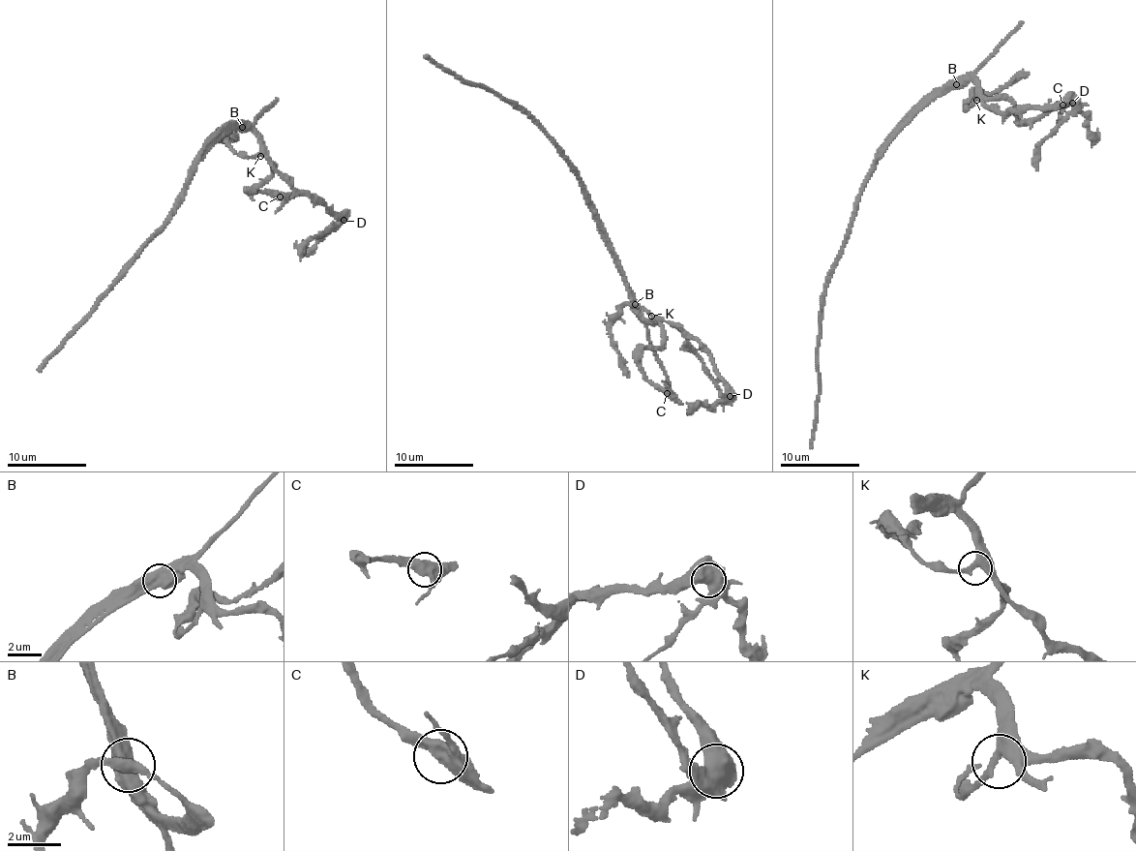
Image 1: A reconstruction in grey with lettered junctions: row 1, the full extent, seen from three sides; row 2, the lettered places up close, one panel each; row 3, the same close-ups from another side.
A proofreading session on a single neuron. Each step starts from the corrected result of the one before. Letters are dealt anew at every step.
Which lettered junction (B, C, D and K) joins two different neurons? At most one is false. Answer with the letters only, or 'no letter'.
B

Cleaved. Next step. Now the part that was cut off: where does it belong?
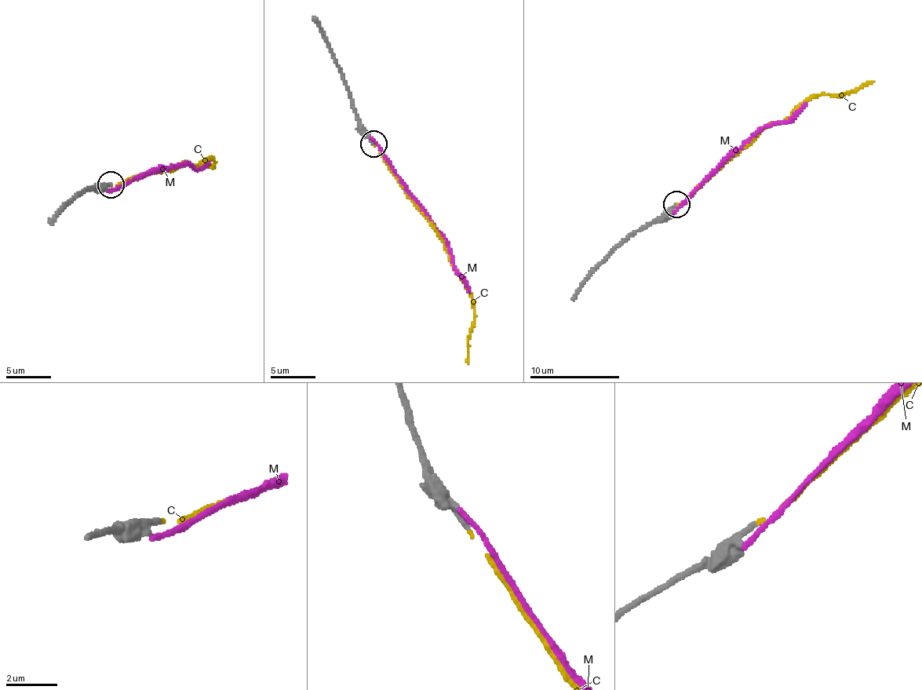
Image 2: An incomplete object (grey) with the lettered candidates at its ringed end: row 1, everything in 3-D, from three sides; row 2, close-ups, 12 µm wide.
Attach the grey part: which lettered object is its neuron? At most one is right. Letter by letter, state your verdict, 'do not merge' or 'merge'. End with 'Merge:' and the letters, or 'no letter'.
C: merge
M: do not merge
Merge: C

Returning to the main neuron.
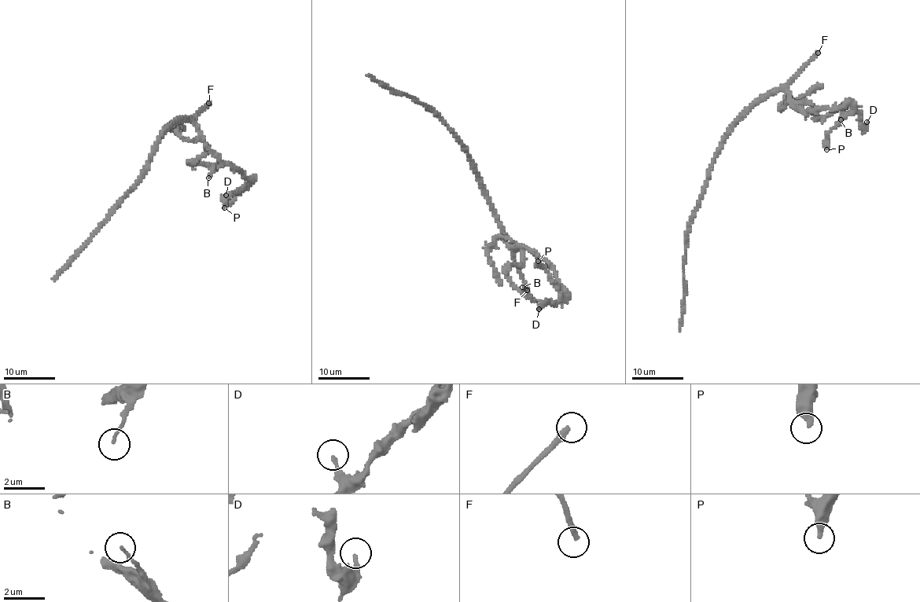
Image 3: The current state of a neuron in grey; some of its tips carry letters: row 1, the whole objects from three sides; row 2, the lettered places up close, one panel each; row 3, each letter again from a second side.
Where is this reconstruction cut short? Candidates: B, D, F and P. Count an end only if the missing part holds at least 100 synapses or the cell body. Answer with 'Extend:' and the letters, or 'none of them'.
Extend: F

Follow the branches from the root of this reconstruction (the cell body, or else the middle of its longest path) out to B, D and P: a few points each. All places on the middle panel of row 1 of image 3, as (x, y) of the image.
B: (481, 182), (507, 243), (523, 251), (523, 263), (513, 265), (509, 269), (513, 285), (528, 292), (522, 287)
D: (481, 182), (507, 243), (514, 247), (520, 244), (544, 260), (564, 289), (564, 297), (542, 304), (539, 309)
P: (481, 182), (507, 243), (514, 247), (520, 244), (544, 260), (561, 286), (557, 287), (538, 261)

